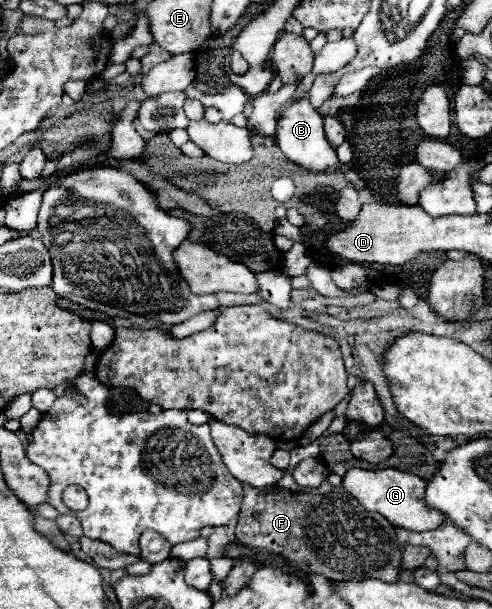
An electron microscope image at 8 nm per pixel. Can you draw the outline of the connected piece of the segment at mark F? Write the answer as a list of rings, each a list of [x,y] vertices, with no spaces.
[[[244,485],[242,511],[238,515],[236,539],[254,549],[268,549],[292,563],[296,569],[326,575],[332,581],[382,579],[396,583],[400,573],[400,545],[392,523],[372,513],[342,487],[326,495],[292,493],[288,489],[254,489]]]

